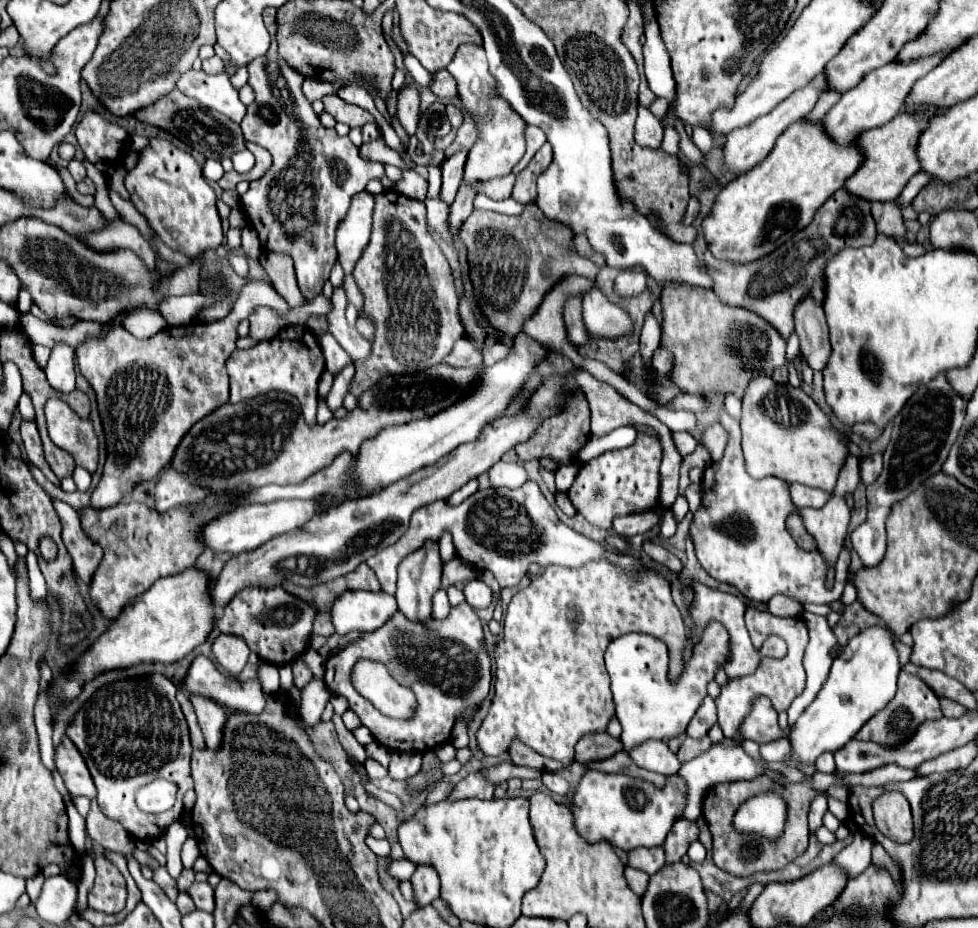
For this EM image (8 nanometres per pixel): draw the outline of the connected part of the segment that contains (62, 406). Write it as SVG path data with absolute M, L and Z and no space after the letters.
M52 397L46 403L46 423L50 439L70 451L76 463L86 467L90 473L98 463L98 441L88 419L80 419L62 399Z

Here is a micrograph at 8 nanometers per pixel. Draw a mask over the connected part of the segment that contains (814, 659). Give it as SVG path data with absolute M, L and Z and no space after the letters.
M804 611L802 619L810 631L810 643L808 643L806 655L804 655L804 669L806 669L808 681L806 681L804 693L798 695L788 709L788 723L790 725L814 701L814 697L818 695L818 691L826 683L828 673L830 673L830 665L832 665L830 649L836 645L836 637L834 637L832 629L828 627L826 617Z

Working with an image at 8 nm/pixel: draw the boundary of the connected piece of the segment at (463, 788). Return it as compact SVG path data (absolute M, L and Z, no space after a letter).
M470 773L466 779L456 783L456 787L448 793L446 801L460 801L460 799L470 799L470 797L492 799L492 795L494 795L494 785L482 779L480 773Z

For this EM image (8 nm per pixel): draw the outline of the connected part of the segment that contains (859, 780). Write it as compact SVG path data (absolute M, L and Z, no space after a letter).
M886 765L886 767L880 767L880 769L874 769L874 771L868 771L868 773L860 773L860 775L850 775L850 773L836 773L836 775L826 775L826 773L814 773L812 777L808 777L804 783L796 783L794 787L792 785L784 785L784 787L778 787L782 791L782 795L786 797L788 801L788 807L790 807L790 813L788 813L788 821L786 821L786 829L784 829L784 835L776 841L768 841L764 837L756 837L756 835L740 835L734 831L732 827L732 815L736 813L738 805L760 793L760 791L766 791L770 789L772 781L768 777L756 777L756 779L750 779L750 781L734 781L734 783L720 783L716 787L712 787L706 797L704 797L704 819L708 821L708 827L710 827L710 833L712 833L712 841L714 841L714 847L712 847L712 859L714 863L732 873L732 875L738 875L738 877L750 877L754 873L760 873L760 871L778 871L778 869L784 869L788 863L792 863L798 855L802 855L808 847L808 821L806 821L806 815L808 815L808 807L812 803L812 799L816 795L820 795L822 791L826 791L828 787L832 785L842 785L846 789L850 787L856 787L856 785L862 785L862 787L882 787L886 783L894 783L894 781L908 781L916 777L914 771L910 769L902 769L902 767L896 767L896 765Z

